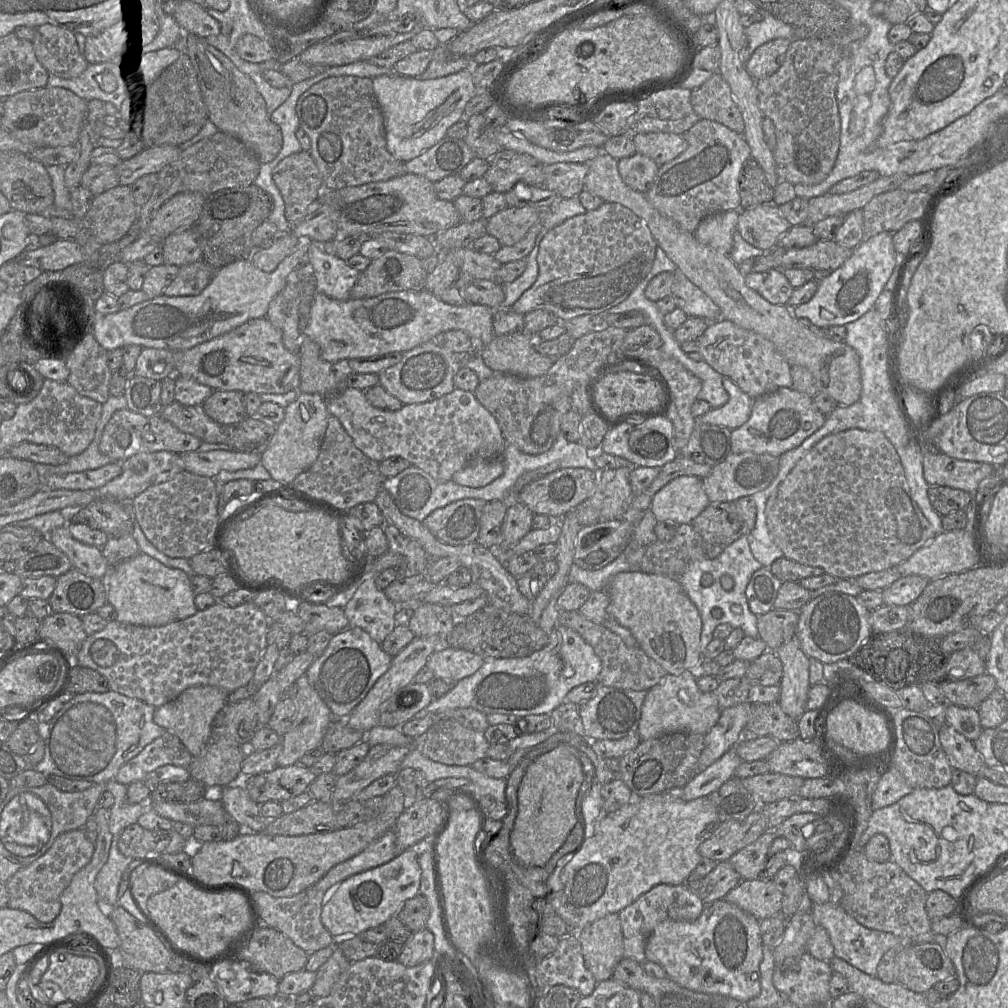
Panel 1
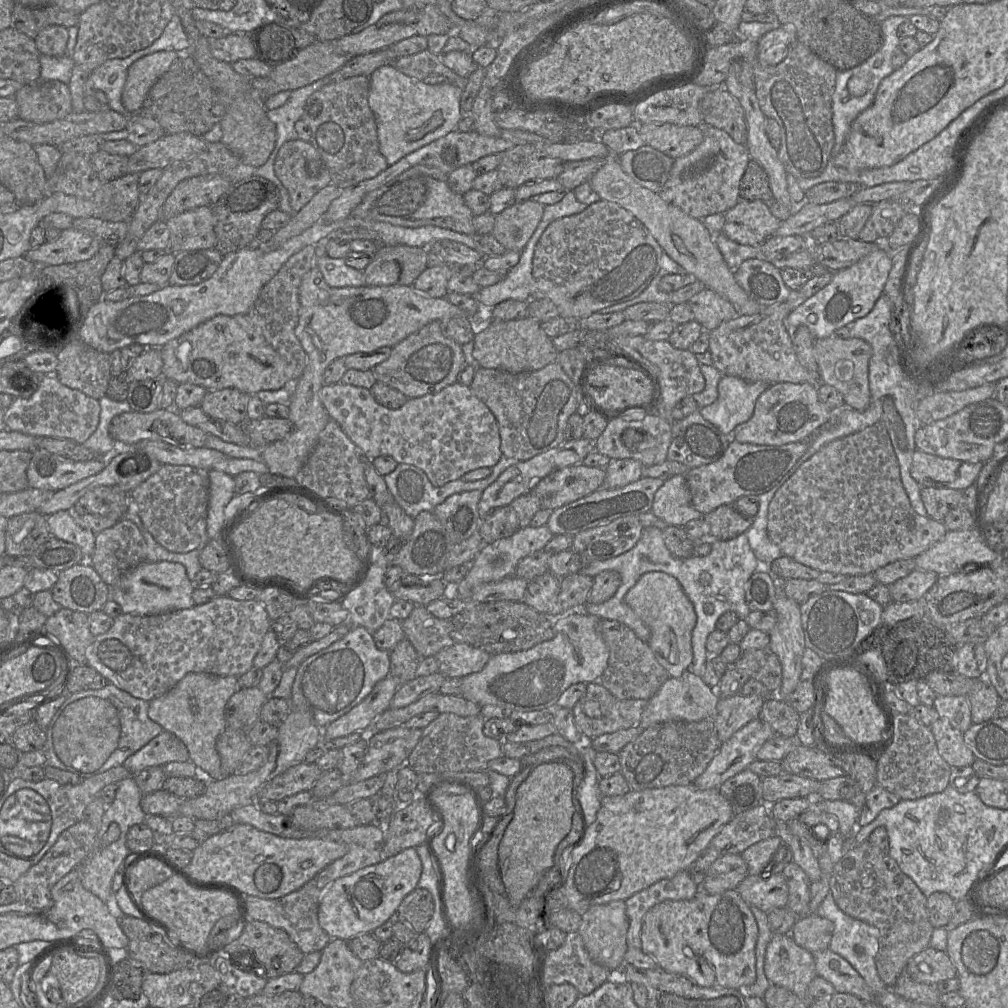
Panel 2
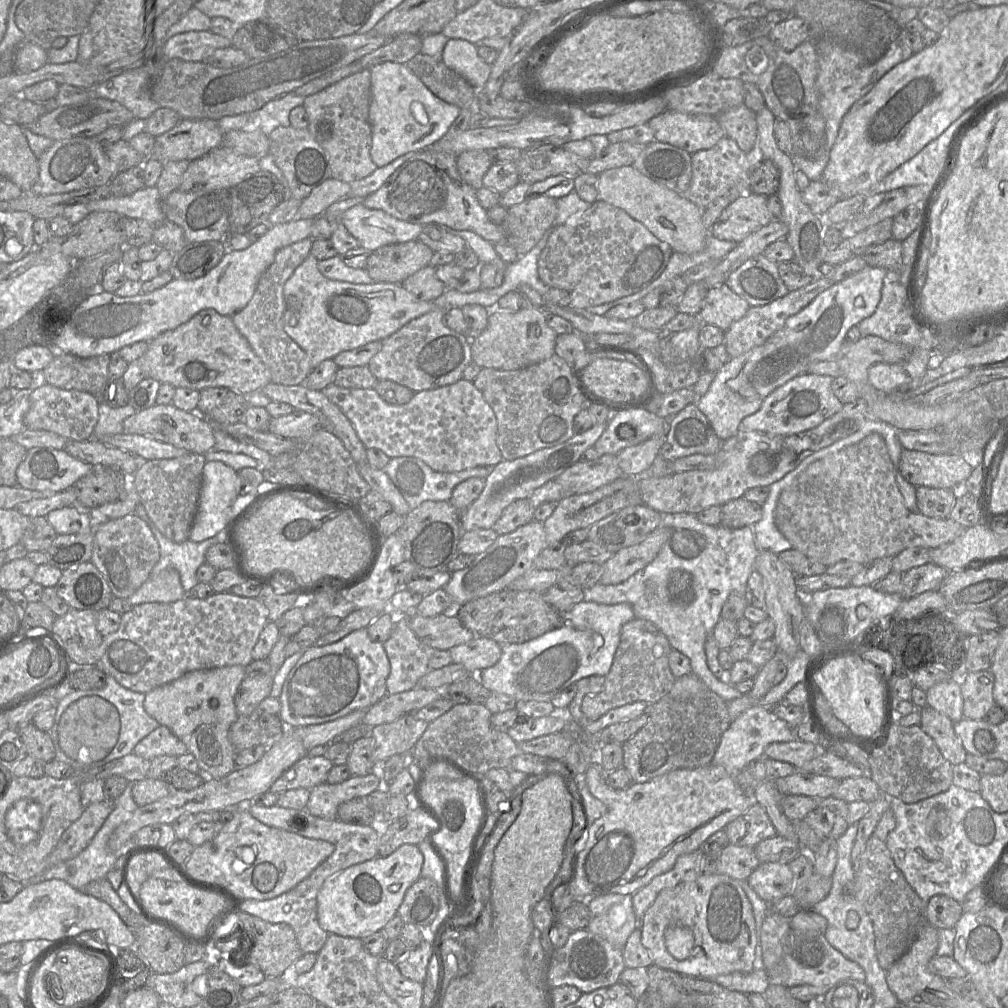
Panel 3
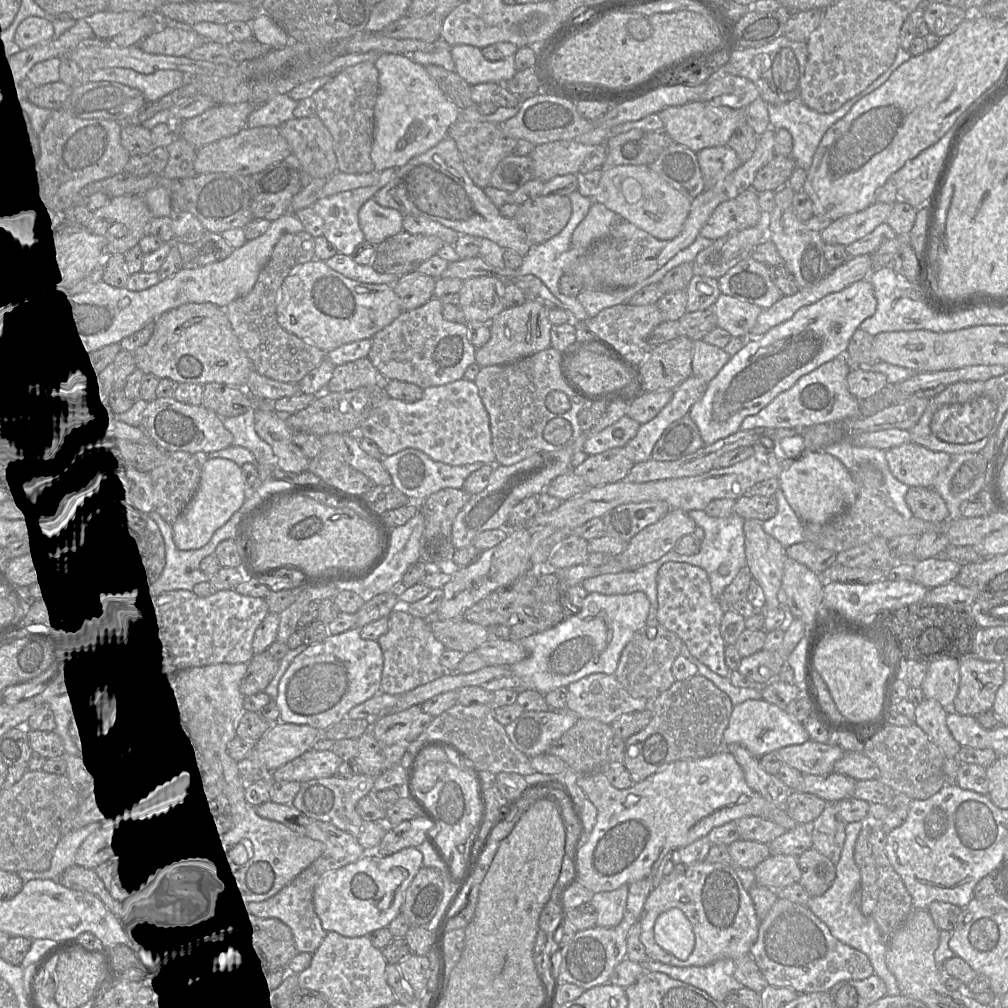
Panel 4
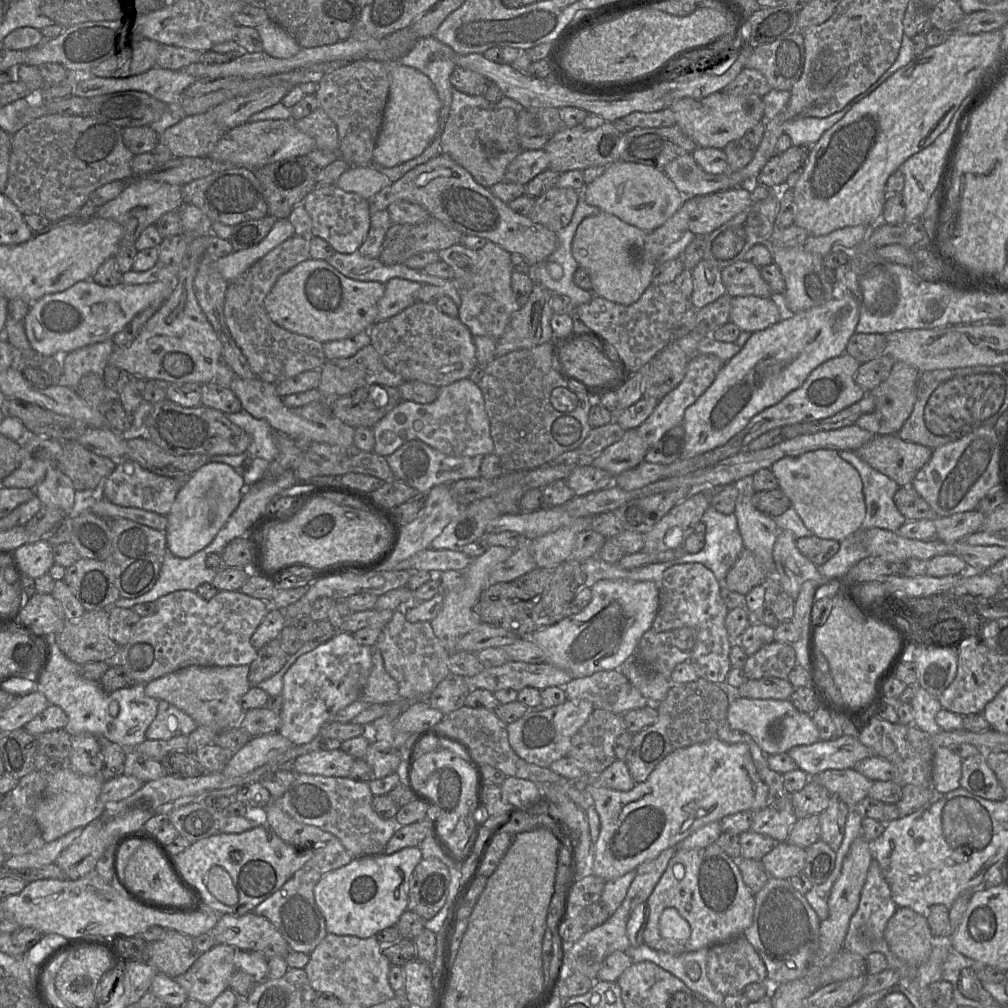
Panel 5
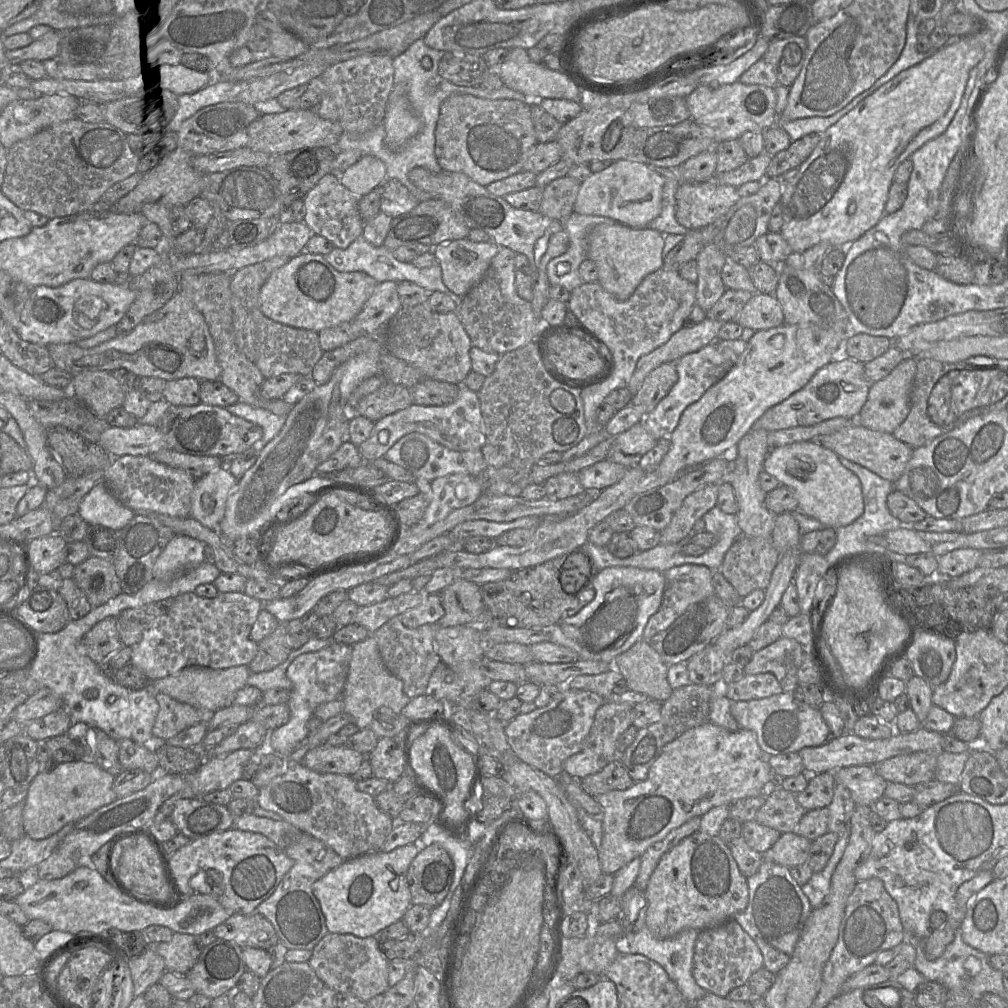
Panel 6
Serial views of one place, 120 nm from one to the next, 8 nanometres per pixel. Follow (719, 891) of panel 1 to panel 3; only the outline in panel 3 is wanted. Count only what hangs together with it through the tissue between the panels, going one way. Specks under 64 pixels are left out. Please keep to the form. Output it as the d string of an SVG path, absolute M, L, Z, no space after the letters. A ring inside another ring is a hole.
M729 844L719 855L716 873L746 880L760 864L753 847Z

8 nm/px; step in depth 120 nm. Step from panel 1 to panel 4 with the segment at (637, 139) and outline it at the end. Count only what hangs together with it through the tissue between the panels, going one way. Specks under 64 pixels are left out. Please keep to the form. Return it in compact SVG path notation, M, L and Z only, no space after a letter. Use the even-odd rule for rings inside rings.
M704 101L689 102L679 106L670 106L658 112L664 123L664 131L675 143L684 145L694 152L708 147L727 145L734 131L746 123L745 109L732 109L715 106Z

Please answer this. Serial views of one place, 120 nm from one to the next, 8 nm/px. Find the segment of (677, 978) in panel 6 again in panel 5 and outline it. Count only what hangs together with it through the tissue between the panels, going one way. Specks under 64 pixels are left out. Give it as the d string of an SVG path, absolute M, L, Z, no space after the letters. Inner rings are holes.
M642 944L637 948L629 947L625 953L633 963L643 961L654 963L681 980L692 991L703 995L714 1005L723 1006L725 996L714 988L707 975L707 948L673 955L655 951Z

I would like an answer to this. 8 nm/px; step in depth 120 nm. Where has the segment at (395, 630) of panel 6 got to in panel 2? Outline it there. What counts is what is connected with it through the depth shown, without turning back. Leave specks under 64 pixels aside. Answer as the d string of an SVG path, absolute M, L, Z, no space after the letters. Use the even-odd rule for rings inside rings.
M407 638L389 651L389 657L389 675L398 678L400 686L416 678L416 671L422 657Z

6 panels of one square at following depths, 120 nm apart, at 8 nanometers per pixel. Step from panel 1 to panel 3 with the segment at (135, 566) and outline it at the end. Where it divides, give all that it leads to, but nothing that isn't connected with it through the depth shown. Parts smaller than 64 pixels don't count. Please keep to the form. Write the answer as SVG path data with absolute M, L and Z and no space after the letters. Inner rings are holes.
M167 568L157 576L150 576L127 600L132 606L136 606L148 602L174 602L184 596L186 592L179 572L174 568Z

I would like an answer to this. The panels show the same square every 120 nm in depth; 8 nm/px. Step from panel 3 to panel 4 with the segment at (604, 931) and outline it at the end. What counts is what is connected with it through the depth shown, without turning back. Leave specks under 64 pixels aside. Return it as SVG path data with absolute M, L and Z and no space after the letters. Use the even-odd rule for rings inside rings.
M624 884L613 891L594 893L590 903L597 911L596 926L615 927L622 921L628 893L628 884Z

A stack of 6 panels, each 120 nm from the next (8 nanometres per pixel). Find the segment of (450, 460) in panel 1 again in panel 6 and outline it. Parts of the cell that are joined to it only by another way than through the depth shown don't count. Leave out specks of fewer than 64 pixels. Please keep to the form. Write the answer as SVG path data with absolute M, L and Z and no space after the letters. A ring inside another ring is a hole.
M464 384L459 386L456 400L444 406L424 406L411 404L407 408L383 417L374 423L374 428L368 439L362 442L358 451L364 461L373 461L384 457L385 453L403 436L417 432L424 434L439 444L455 451L481 449L486 443L483 417L480 409L478 393L470 390Z

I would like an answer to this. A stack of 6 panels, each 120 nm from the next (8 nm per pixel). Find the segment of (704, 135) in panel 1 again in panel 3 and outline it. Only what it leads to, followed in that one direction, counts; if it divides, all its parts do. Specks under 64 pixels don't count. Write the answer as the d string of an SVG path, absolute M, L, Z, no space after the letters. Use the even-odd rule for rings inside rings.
M723 136L712 148L700 150L691 155L692 178L689 189L681 194L701 210L705 209L713 200L725 195L738 182L745 180L747 172L752 170L752 157L743 152L737 143Z

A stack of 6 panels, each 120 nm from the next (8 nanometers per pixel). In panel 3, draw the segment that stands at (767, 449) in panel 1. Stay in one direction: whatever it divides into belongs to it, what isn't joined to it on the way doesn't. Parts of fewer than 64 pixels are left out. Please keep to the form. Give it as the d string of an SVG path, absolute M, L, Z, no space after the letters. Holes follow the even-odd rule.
M805 373L789 380L769 394L761 407L739 424L740 432L757 431L772 435L792 435L810 430L839 412L844 404L833 394L833 377Z

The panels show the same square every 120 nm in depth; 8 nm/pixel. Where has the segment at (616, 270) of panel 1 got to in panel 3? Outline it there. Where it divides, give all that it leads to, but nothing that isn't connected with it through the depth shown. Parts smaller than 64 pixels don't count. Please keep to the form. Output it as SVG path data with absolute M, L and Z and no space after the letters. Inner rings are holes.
M597 200L579 218L572 218L553 230L538 258L538 276L547 286L567 291L570 306L587 309L644 289L663 272L672 253L667 243L656 238L624 210Z

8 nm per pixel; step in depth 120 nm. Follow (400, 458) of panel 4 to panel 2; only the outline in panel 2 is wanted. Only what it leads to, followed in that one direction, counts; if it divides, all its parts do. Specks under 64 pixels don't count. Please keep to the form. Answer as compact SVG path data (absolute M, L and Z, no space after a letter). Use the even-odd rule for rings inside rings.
M502 454L501 459L491 468L491 473L486 478L476 481L465 481L461 478L448 482L441 487L434 486L423 470L414 465L406 463L398 463L395 470L384 475L383 478L396 503L405 511L407 515L415 518L422 511L433 511L436 506L444 502L453 494L472 490L484 491L500 476L504 470L517 462L519 462L519 460L505 457Z

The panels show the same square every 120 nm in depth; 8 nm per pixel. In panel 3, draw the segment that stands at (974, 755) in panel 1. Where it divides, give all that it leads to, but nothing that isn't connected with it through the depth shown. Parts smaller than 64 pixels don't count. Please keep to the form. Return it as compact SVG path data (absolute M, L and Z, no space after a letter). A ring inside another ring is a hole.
M928 705L916 709L921 713L919 726L933 739L942 756L952 765L964 763L967 751L954 731L952 720Z

